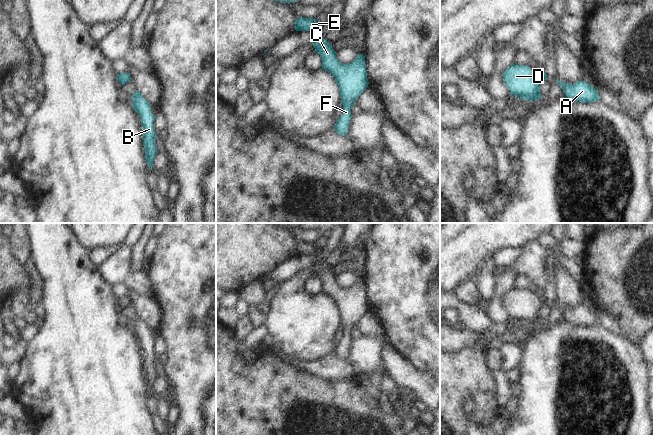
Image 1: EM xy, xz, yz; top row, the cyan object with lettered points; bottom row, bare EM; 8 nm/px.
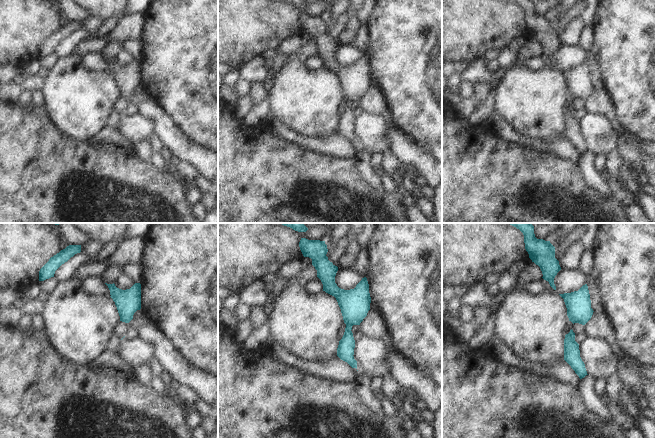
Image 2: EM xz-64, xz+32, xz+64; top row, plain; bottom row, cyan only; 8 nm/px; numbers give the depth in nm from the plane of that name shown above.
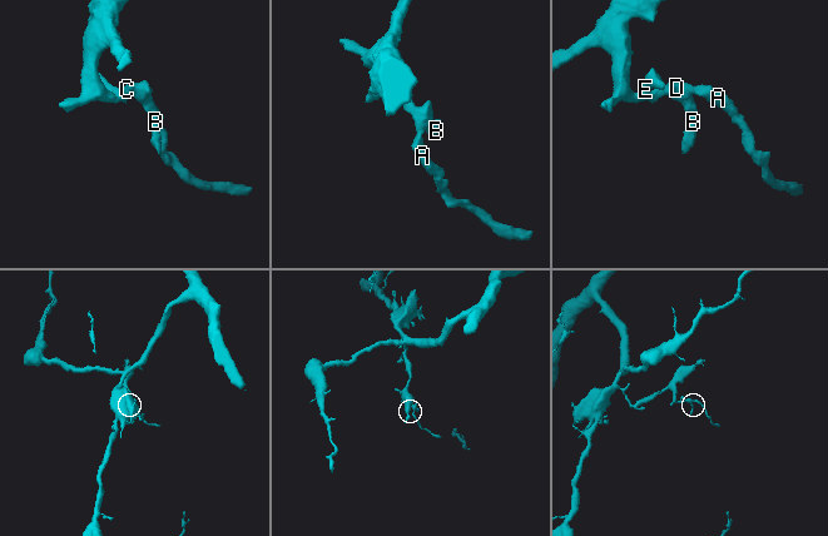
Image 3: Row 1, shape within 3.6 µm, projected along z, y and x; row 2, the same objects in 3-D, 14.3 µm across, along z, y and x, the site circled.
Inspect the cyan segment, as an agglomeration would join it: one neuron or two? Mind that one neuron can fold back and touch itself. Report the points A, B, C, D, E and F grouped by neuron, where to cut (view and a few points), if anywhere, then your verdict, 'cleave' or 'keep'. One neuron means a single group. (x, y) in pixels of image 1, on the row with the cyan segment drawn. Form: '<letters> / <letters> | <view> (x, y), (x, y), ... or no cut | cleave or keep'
A B C D E F | no cut | keep

